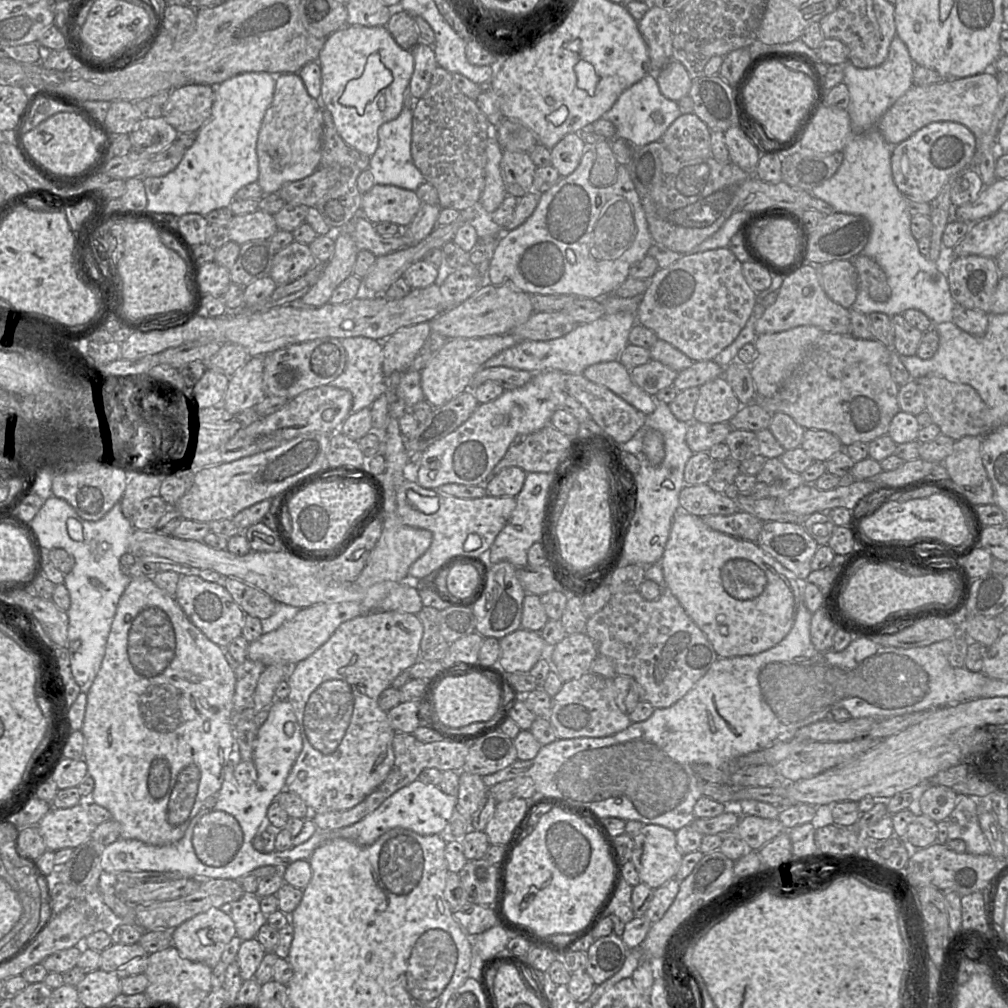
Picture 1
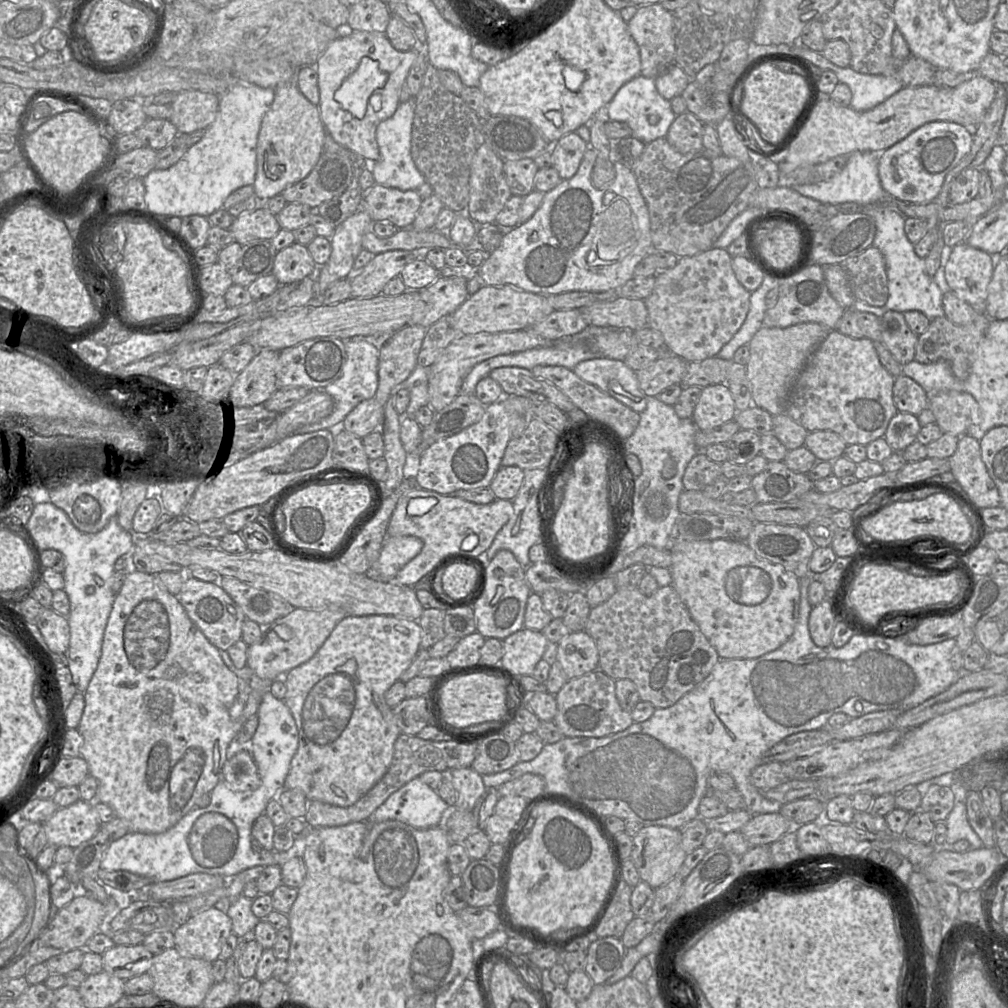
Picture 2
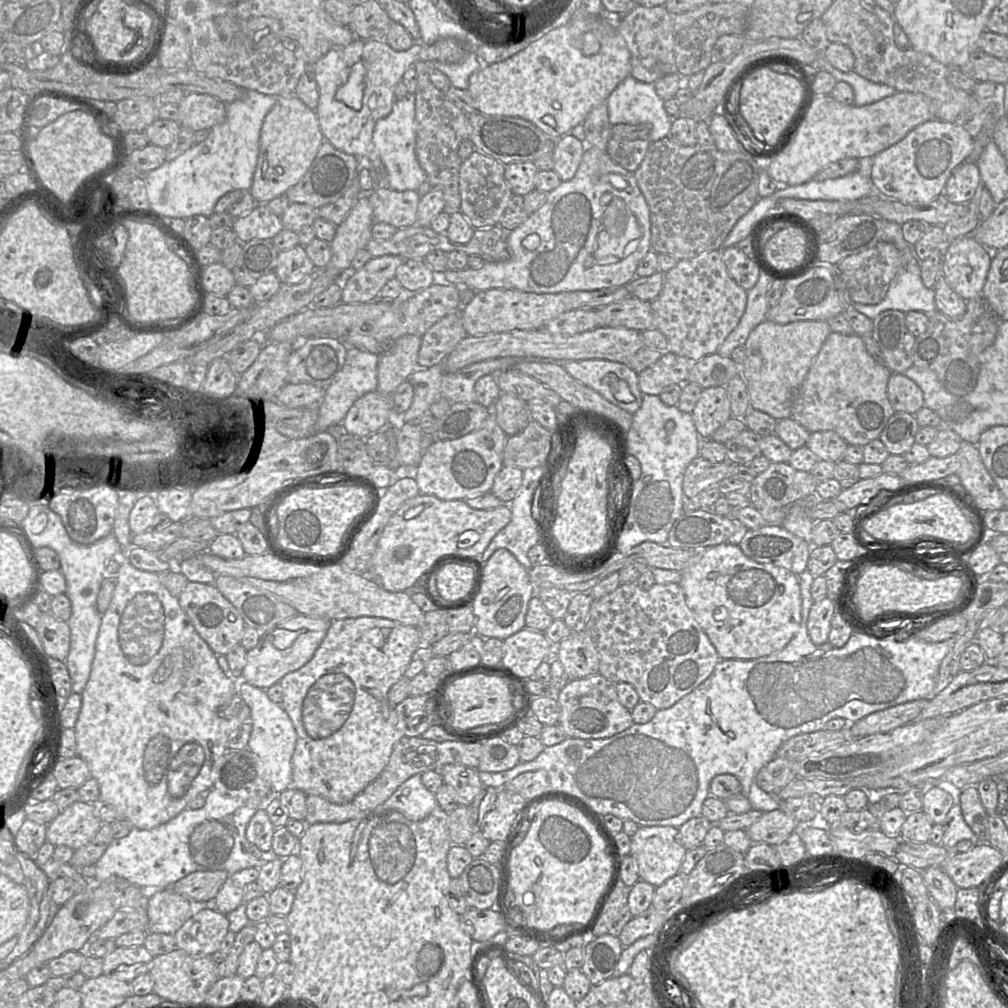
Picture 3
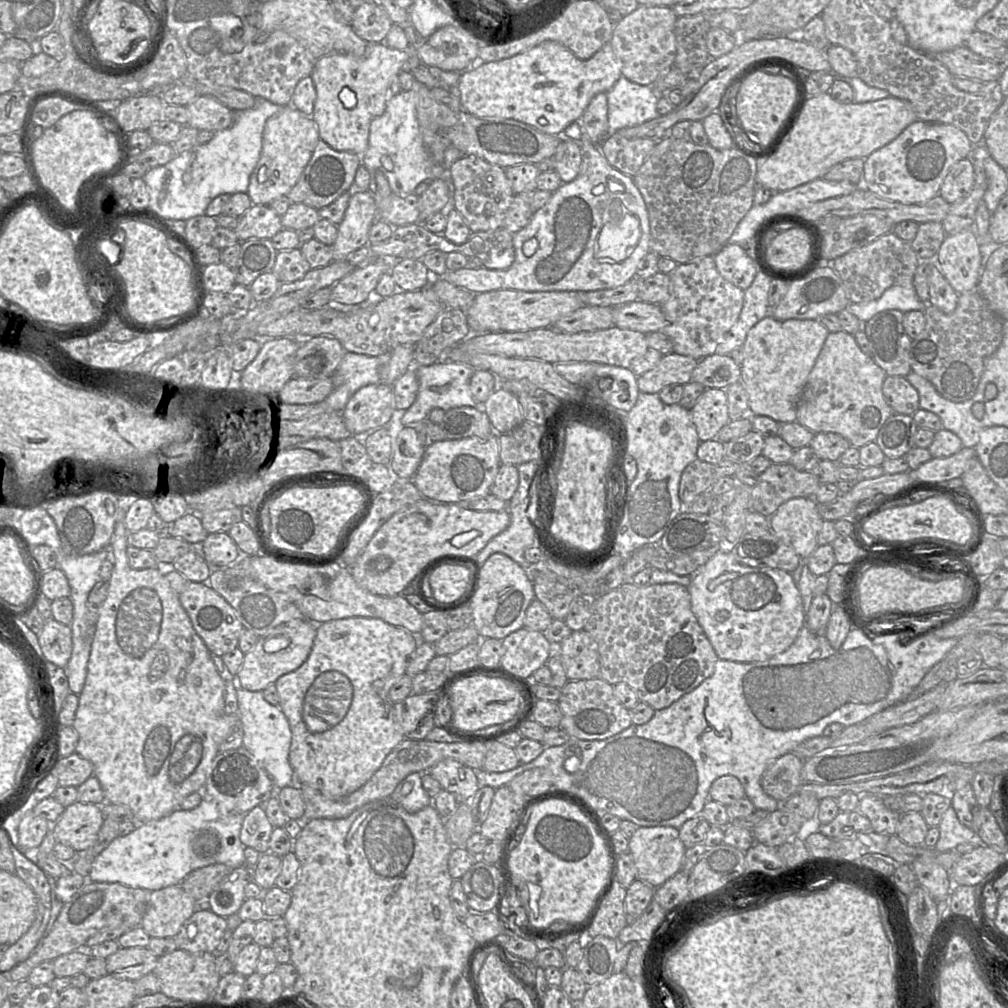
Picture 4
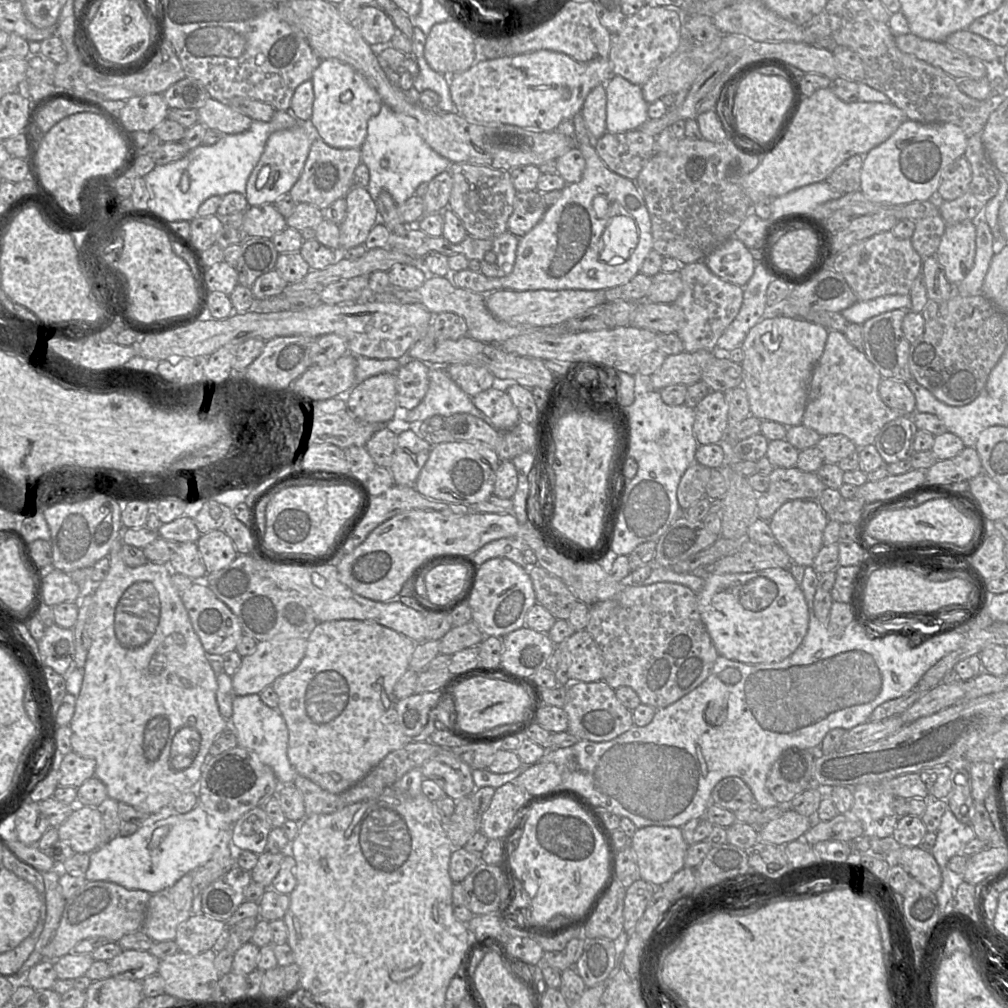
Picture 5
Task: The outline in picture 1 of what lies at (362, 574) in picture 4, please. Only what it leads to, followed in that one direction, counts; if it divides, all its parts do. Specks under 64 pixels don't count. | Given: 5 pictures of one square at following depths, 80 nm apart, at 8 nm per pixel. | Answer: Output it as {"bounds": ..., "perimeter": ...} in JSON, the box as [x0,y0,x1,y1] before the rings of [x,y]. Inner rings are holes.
{"bounds":[396,480,516,580],"perimeter":[[[405,480],[398,488],[396,497],[397,514],[401,522],[409,527],[428,530],[432,533],[432,542],[427,551],[409,568],[408,580],[419,580],[430,575],[443,563],[457,555],[482,555],[489,550],[495,538],[507,524],[516,507],[516,497],[493,497],[466,499],[443,494],[437,489],[426,489],[416,482]]]}

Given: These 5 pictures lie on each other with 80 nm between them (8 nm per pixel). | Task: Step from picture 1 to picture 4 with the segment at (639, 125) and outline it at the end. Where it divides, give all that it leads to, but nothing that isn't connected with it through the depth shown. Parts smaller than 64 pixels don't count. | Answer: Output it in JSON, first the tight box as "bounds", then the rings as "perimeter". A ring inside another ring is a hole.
{"bounds":[606,75,660,132],"perimeter":[[[621,75],[606,95],[611,132],[638,126],[660,116],[657,112],[660,95],[653,86],[635,83]]]}

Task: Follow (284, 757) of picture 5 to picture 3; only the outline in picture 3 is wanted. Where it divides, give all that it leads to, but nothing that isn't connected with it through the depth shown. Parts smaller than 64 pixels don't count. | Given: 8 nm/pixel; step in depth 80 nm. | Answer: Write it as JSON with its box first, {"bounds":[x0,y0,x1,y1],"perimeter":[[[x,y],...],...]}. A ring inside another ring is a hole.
{"bounds":[238,681,297,795],"perimeter":[[[240,681],[238,693],[249,706],[250,719],[253,723],[247,747],[260,758],[271,795],[279,795],[292,785],[292,756],[297,738],[294,725],[283,707],[269,699],[266,690]]]}

